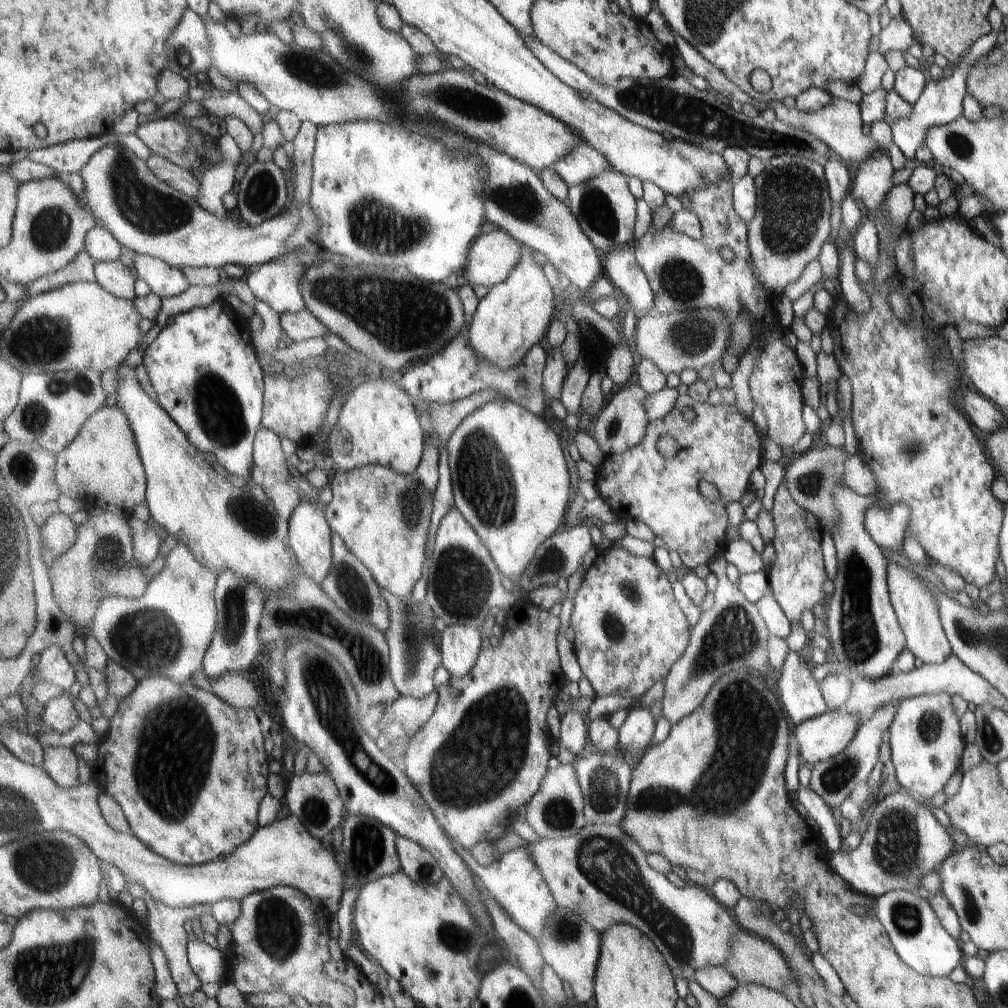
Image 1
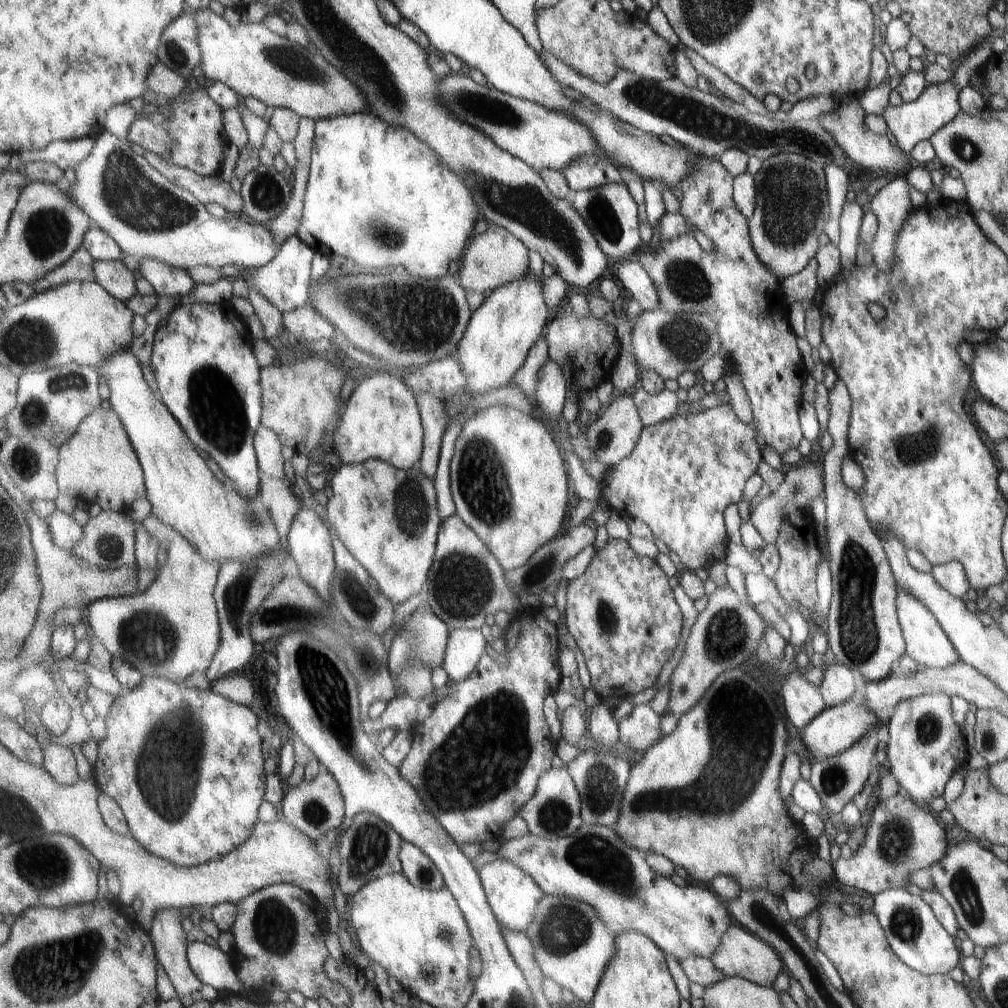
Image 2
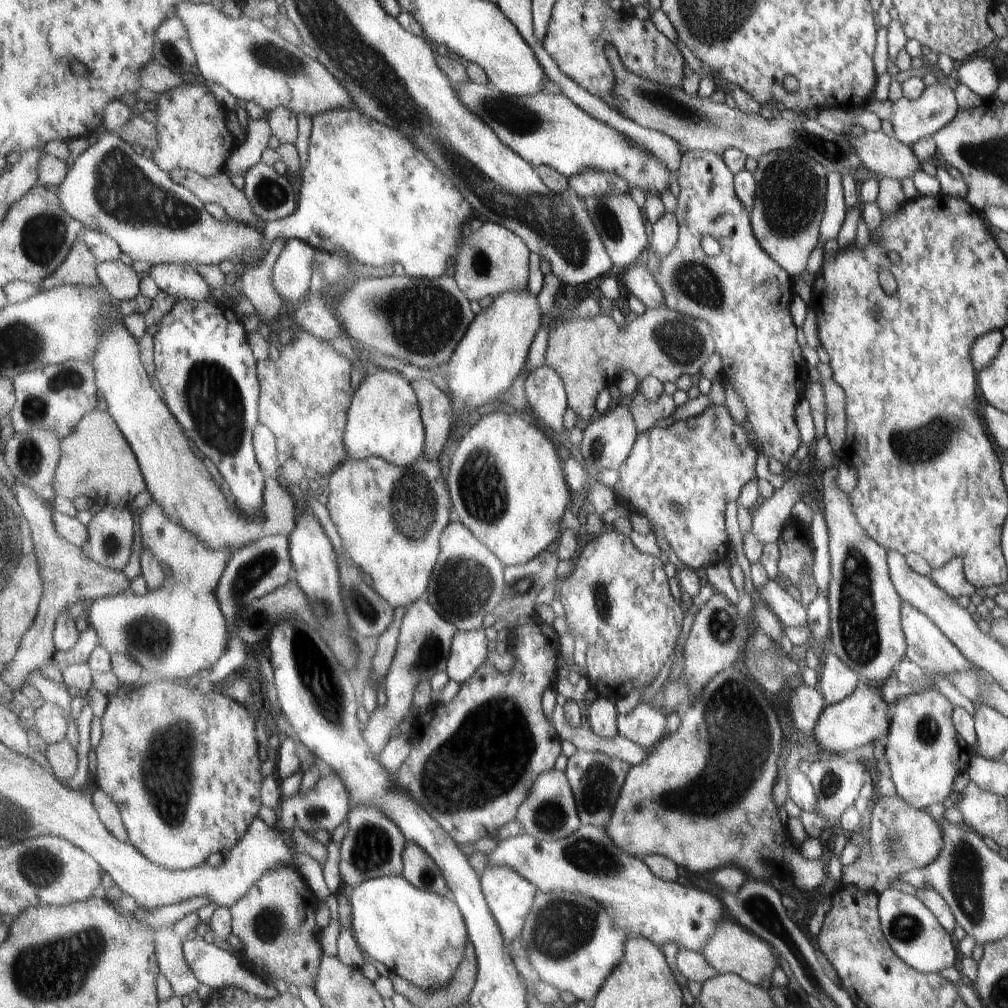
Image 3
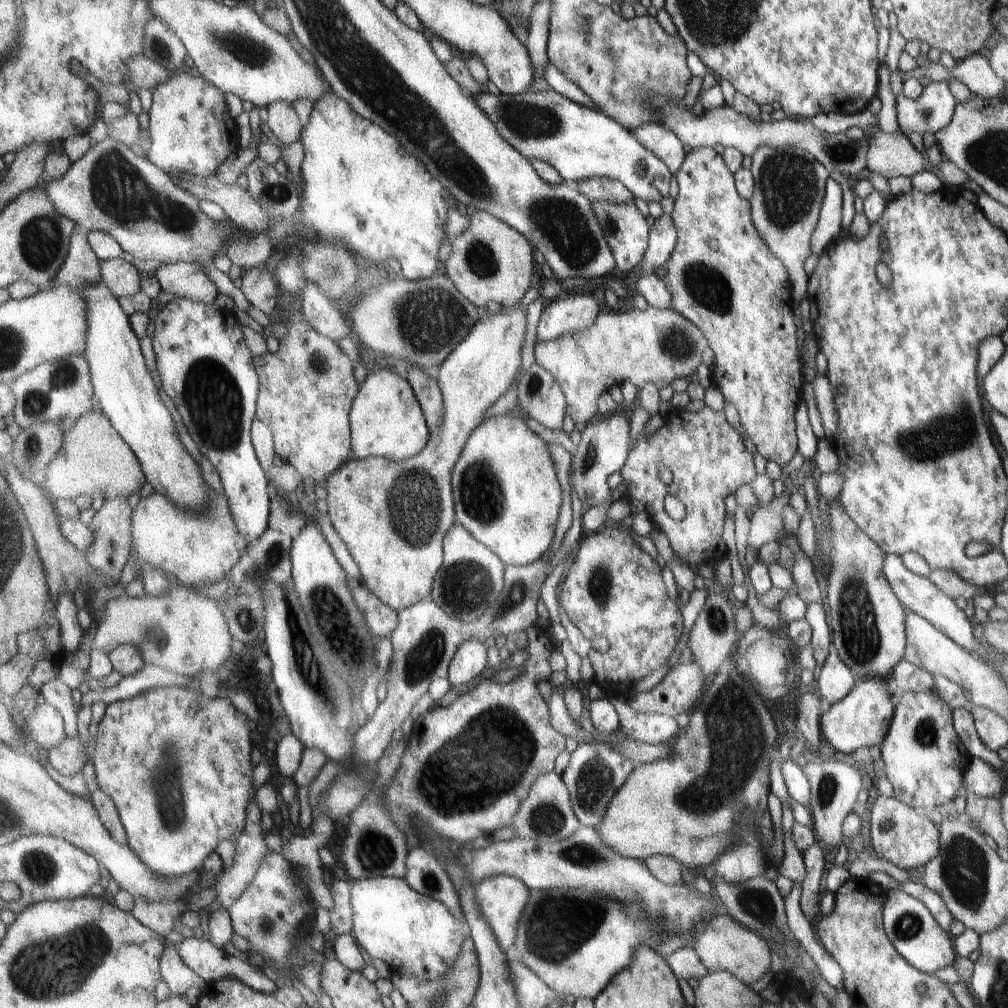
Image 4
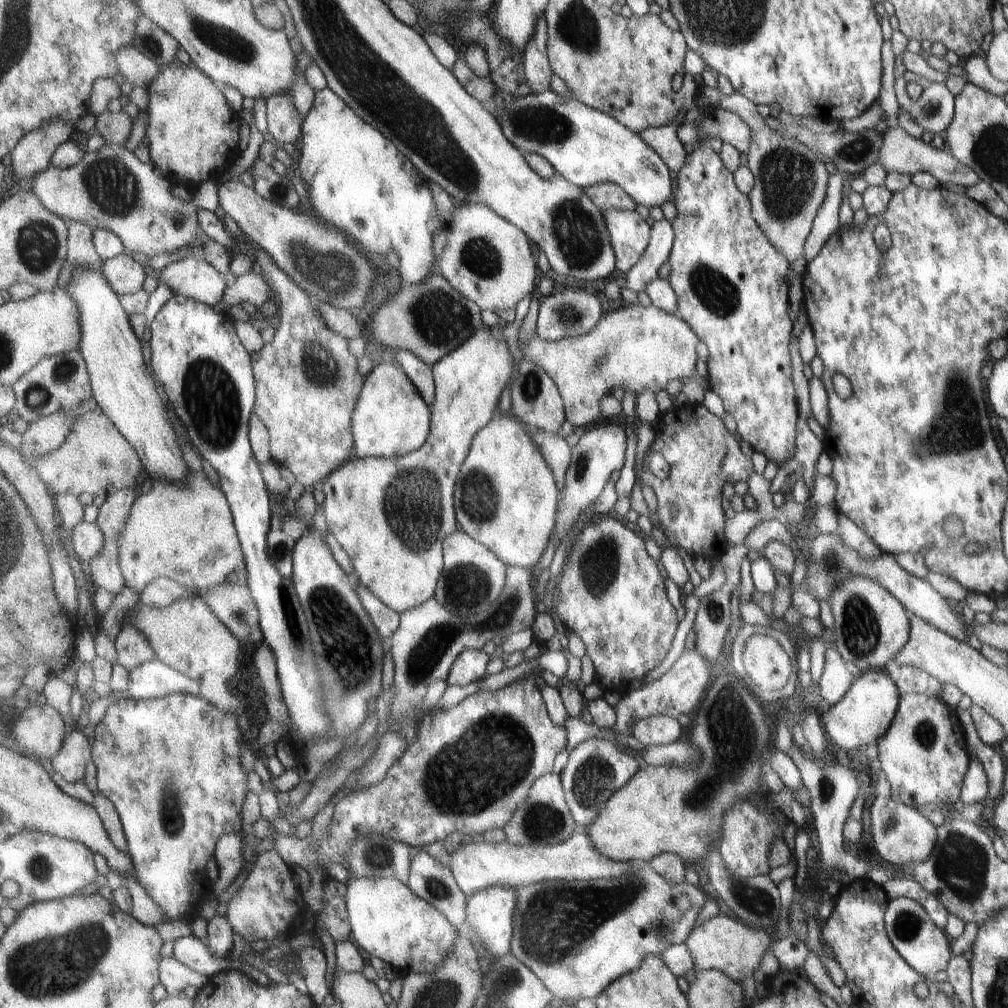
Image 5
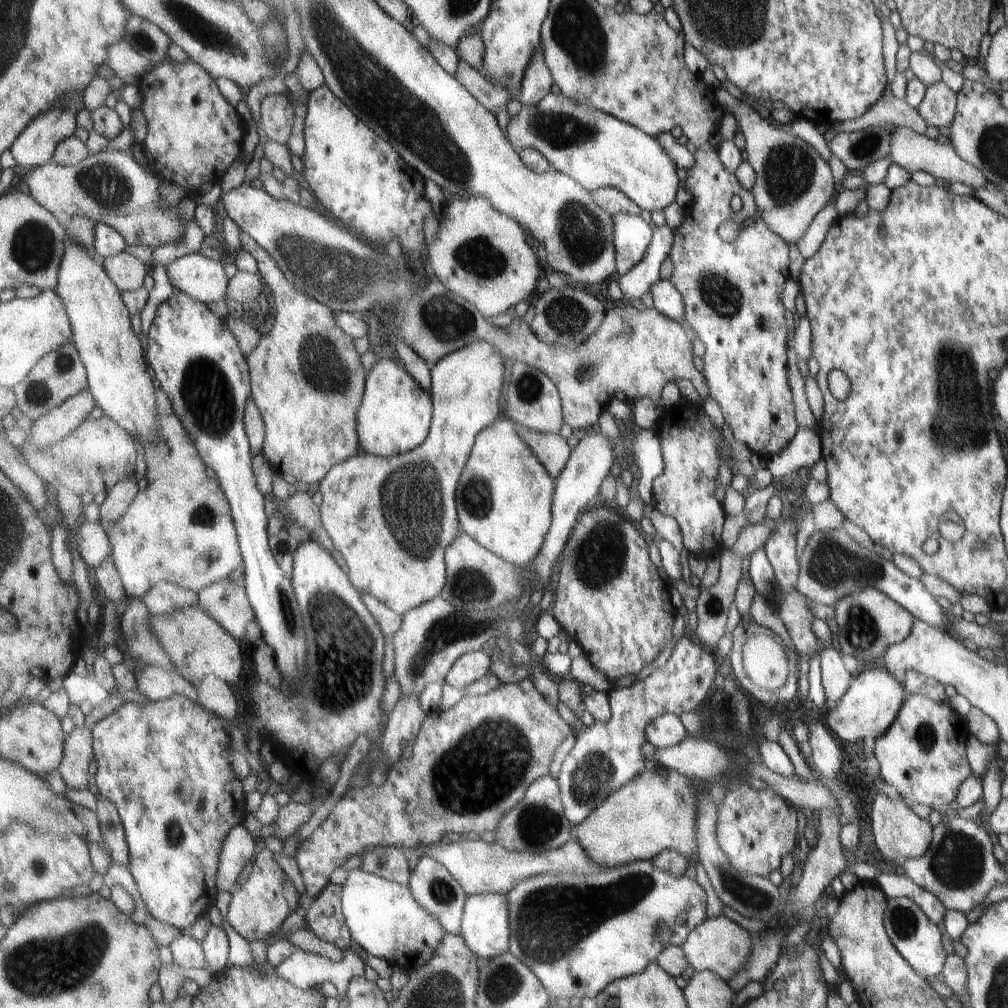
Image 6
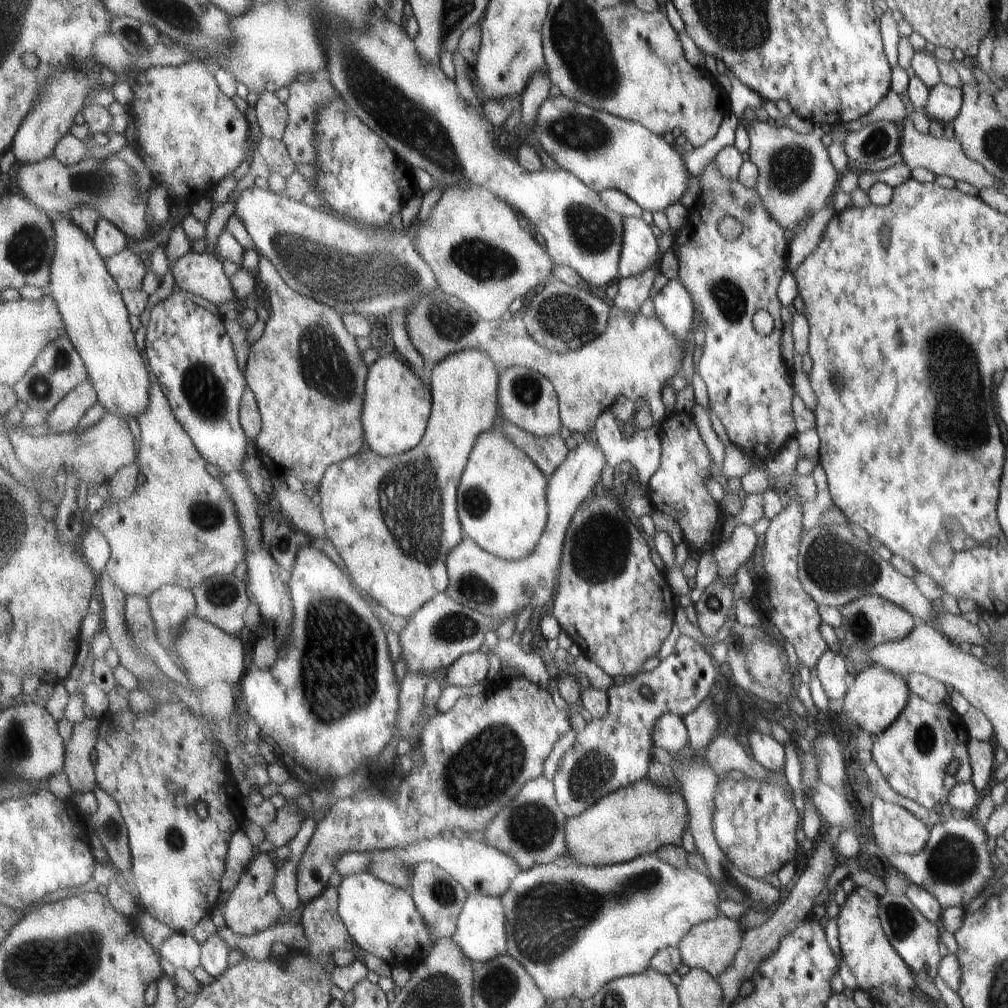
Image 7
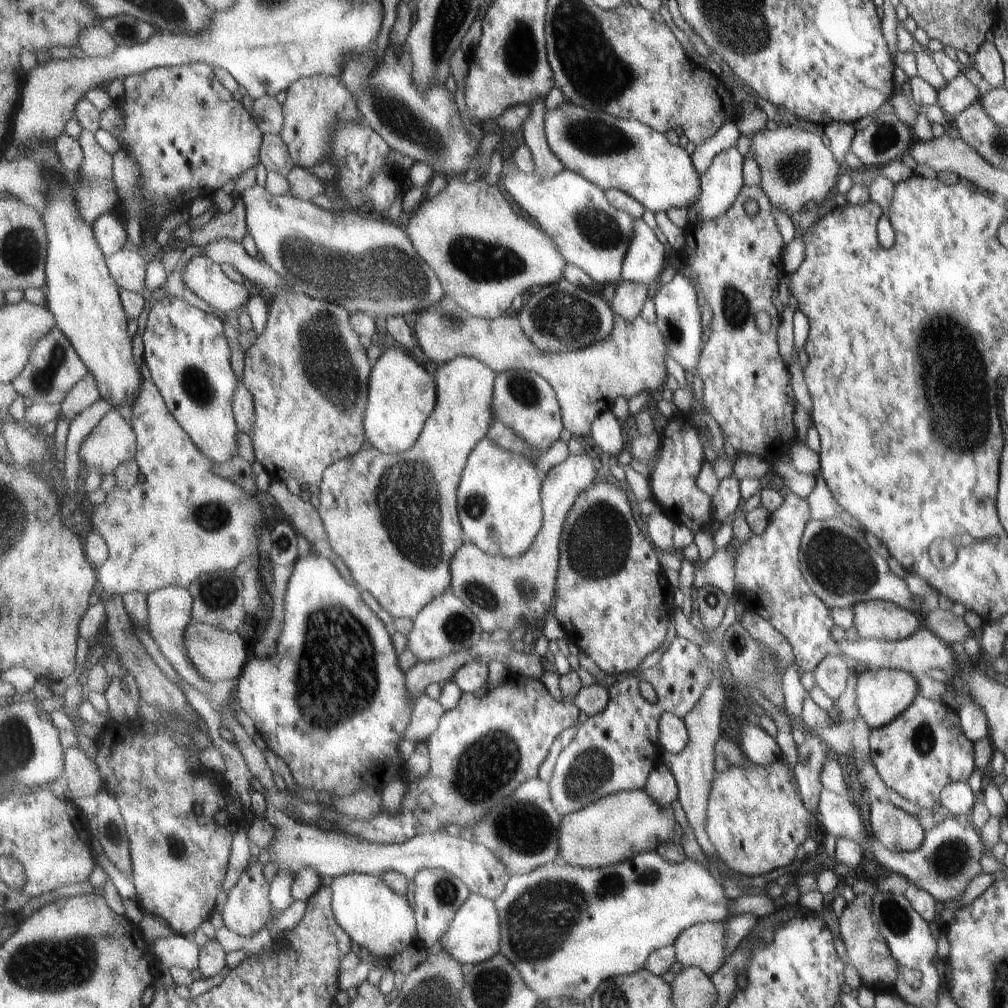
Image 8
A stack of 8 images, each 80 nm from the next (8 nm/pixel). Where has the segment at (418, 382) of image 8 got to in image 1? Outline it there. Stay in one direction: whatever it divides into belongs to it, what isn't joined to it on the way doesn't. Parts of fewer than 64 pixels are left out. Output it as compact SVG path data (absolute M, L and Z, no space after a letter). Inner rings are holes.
M378 378L362 383L345 398L327 450L337 472L385 465L401 475L413 475L424 458L425 445L425 433L413 398L397 382Z

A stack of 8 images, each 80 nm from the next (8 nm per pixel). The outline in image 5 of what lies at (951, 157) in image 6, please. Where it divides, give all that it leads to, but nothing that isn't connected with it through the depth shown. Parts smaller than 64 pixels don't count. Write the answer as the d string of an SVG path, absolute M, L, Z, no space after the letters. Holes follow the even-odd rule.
M898 126L881 131L880 147L877 148L876 159L873 164L881 167L886 173L897 172L905 174L905 176L911 176L923 170L931 174L933 178L936 178L939 185L951 182L951 184L967 188L980 181L976 178L974 172L971 172L966 166L959 164L945 148L934 150L929 144L925 144L921 139L909 136Z

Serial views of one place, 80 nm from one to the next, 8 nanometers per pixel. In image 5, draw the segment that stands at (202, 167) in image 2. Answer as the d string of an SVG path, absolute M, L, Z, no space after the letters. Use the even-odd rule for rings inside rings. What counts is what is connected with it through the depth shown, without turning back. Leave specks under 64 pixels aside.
M177 61L164 68L146 89L150 101L146 111L148 125L145 142L148 145L151 162L161 169L173 184L185 185L187 182L203 184L211 179L219 181L220 172L231 168L241 156L242 151L239 148L241 116L231 110L221 87L192 63L185 65Z

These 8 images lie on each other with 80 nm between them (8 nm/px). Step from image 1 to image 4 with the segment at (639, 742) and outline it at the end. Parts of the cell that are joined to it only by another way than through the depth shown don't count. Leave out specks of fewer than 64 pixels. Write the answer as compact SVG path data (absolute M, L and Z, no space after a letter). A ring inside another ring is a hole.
M607 695L607 698L615 705L620 718L620 731L627 738L658 745L673 743L680 735L681 729L674 717L660 713L637 713L623 698L615 695Z

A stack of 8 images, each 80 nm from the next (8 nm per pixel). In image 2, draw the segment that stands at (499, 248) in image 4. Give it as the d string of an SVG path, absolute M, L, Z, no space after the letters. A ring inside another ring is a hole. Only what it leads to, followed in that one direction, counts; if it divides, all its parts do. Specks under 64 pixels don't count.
M487 221L488 228L483 233L474 234L460 261L460 285L466 290L488 295L496 288L522 279L529 271L529 249L521 240L505 227Z

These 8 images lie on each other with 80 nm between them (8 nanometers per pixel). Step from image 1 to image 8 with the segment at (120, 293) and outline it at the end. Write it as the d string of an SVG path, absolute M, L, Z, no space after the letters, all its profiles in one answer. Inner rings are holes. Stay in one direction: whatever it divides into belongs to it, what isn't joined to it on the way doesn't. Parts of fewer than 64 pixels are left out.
M121 249L116 255L106 258L108 267L117 281L124 289L145 294L148 259L142 250L132 252Z

